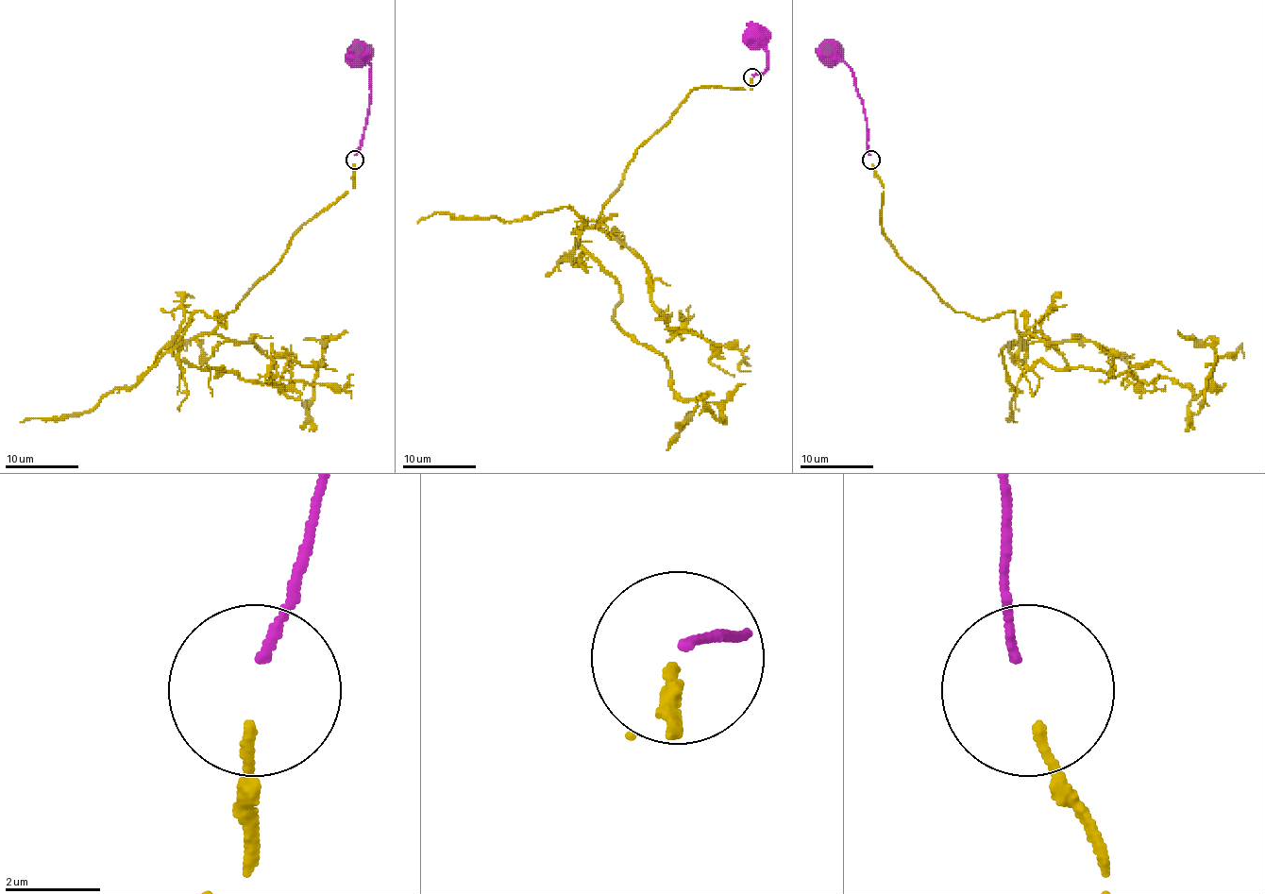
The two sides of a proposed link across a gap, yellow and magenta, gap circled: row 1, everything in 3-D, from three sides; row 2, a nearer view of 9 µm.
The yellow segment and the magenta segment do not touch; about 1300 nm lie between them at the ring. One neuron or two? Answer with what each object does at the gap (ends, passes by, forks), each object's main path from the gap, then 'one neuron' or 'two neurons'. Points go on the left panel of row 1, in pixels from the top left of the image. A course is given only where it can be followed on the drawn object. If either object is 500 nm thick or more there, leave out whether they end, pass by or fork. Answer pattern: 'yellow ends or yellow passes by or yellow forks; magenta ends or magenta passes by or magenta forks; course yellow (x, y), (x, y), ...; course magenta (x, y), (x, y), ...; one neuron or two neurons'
yellow ends; magenta ends; course yellow (355, 163), (353, 188), (232, 312), (195, 312), (179, 363), (272, 378), (305, 414), (322, 350), (347, 332); course magenta (356, 155), (369, 107), (369, 52), (363, 54); one neuron

